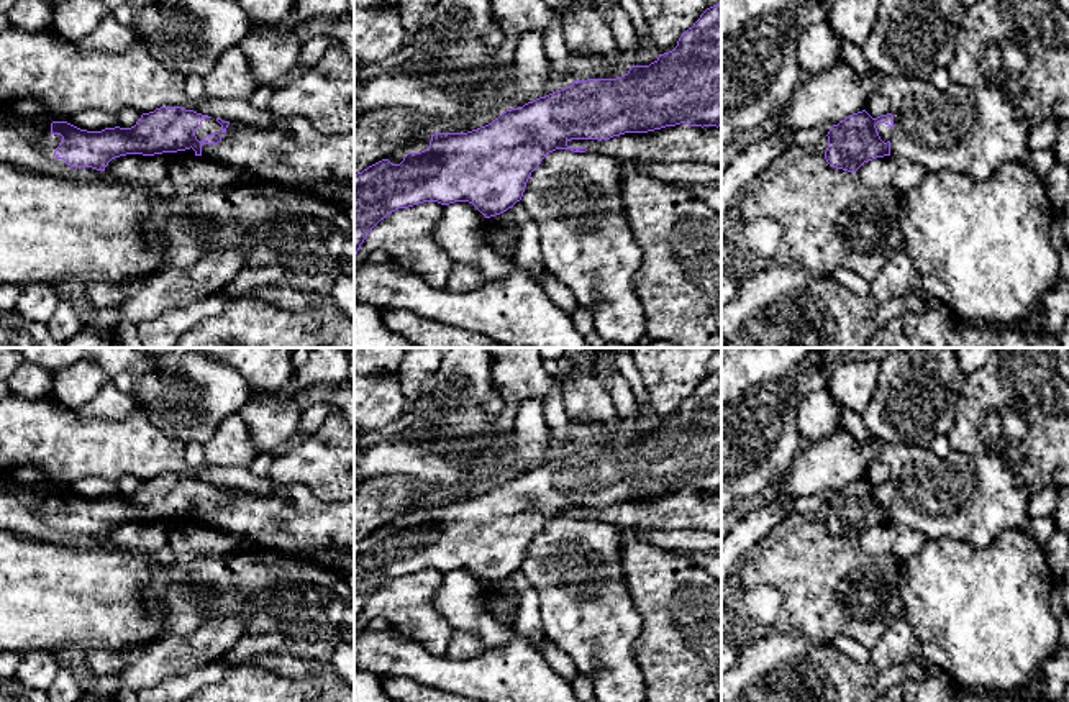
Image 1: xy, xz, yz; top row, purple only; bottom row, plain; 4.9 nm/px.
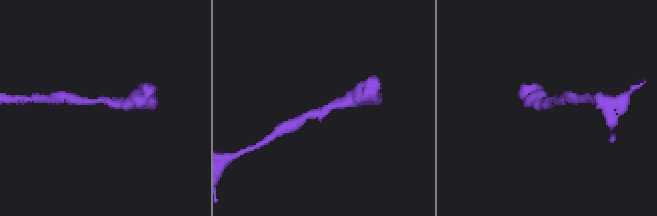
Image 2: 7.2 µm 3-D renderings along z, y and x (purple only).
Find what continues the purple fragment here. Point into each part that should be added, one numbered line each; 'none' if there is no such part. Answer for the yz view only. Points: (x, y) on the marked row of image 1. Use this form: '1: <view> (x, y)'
1: yz (884, 130)

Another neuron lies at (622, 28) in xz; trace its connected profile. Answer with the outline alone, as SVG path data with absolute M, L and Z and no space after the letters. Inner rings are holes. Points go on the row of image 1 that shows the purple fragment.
M616 5L610 8L607 23L612 28L616 44L625 57L625 62L633 66L636 56L639 54L639 49L638 36L633 30L631 20L625 13L625 10Z

